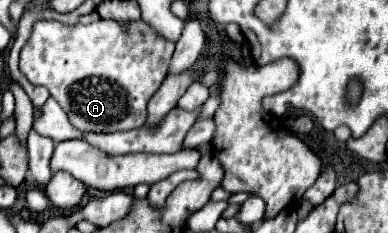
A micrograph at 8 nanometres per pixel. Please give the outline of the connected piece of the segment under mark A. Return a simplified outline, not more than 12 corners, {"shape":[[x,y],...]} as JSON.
{"shape":[[37,20],[19,70],[81,132],[141,128],[175,44]]}

